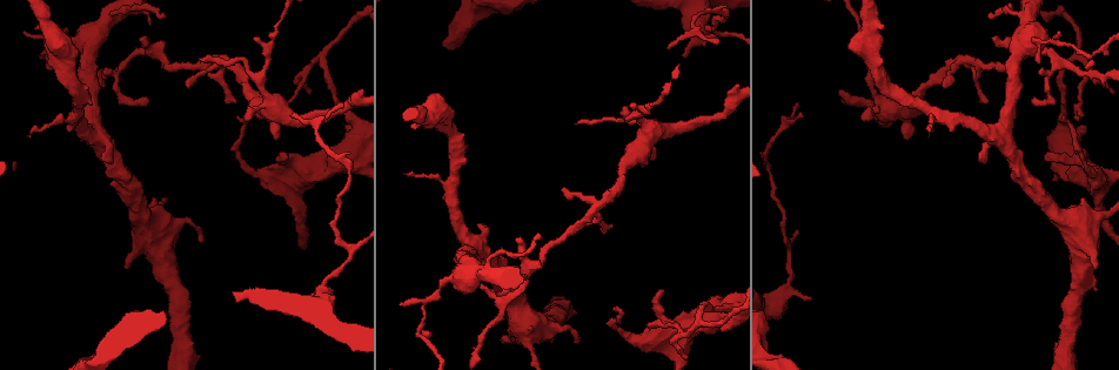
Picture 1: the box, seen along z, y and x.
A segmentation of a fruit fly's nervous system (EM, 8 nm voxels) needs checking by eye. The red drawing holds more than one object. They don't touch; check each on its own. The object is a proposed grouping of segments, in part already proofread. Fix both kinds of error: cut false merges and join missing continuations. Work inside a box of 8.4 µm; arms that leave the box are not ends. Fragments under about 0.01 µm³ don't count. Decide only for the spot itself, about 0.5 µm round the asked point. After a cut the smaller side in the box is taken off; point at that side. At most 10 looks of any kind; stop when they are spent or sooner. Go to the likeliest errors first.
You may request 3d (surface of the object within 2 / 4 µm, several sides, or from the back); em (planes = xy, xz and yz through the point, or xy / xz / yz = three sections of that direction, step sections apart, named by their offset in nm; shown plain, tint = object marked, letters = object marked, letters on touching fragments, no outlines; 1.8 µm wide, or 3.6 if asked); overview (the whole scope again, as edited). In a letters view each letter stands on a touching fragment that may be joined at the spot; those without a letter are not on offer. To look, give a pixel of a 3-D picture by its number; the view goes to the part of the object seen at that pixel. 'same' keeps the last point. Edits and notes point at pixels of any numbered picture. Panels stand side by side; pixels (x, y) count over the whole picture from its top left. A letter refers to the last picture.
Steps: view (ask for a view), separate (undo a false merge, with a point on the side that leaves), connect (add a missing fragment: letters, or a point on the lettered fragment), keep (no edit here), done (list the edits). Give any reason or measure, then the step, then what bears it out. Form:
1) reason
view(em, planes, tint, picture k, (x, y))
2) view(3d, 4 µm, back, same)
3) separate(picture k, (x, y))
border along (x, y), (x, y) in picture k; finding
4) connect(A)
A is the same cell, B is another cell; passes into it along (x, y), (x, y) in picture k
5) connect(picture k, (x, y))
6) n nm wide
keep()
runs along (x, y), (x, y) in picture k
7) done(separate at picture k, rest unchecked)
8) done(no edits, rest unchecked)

branch stops here
view(3d, 4 µm, picture 1, (658, 289))

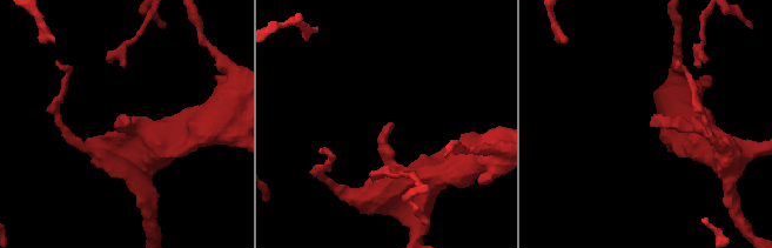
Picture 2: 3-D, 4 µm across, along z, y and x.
view(em, xy, step 16, letters, picture 2, (650, 123))

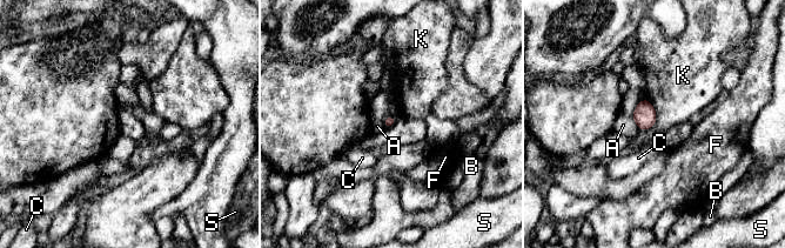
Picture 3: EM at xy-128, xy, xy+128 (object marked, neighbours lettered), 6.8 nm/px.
keep()
A, B, C, F, K and S are other cells; border along (631, 116), (641, 129) in picture 3; none of them fits

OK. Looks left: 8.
arms part here
view(3d, 2 µm, picture 1, (591, 210))

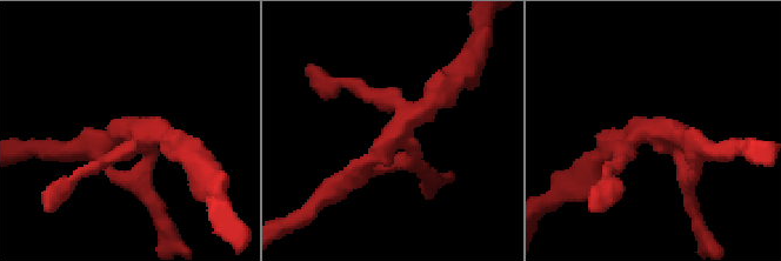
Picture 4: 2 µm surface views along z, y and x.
shape alone is not enough
view(em, planes, plain, picture 4, (658, 136))

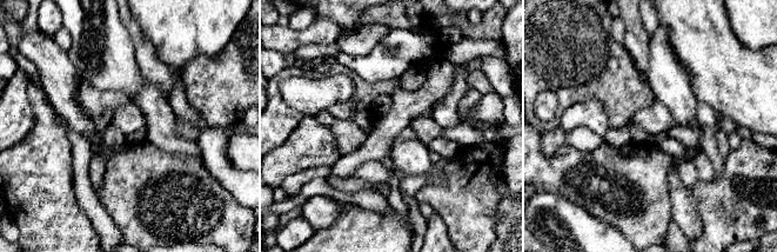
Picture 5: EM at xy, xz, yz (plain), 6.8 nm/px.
see the neighbours
view(em, planes, letters, same)

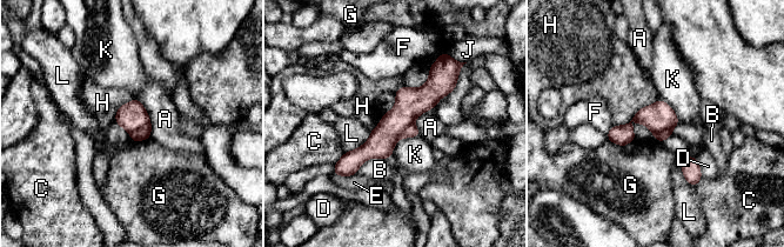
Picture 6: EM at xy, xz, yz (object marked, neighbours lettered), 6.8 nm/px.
keep()
A, B, C, D, E, F, G, H, J, K and L are other cells; one cell here

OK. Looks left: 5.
view(3d, 4 µm, picture 1, (518, 239))

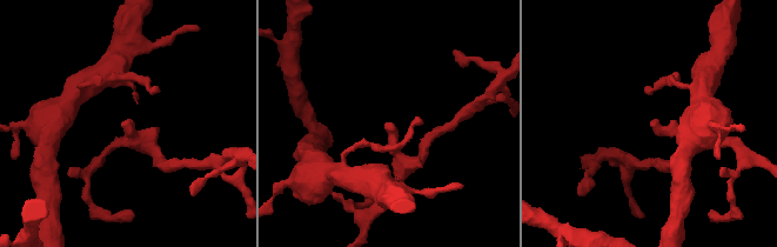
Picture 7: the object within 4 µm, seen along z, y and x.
view(em, xy, step 4, letters, picture 7, (650, 122))

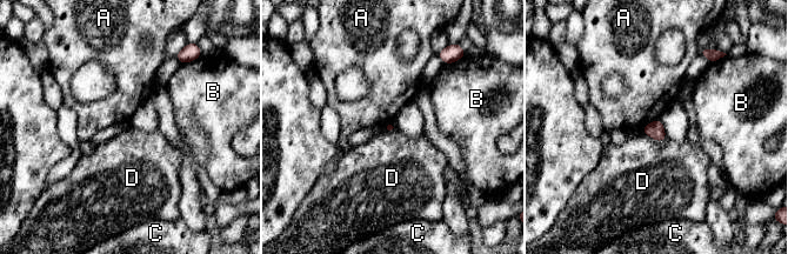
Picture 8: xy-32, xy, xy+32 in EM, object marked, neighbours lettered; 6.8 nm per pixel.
view(em, planes, letters, same)

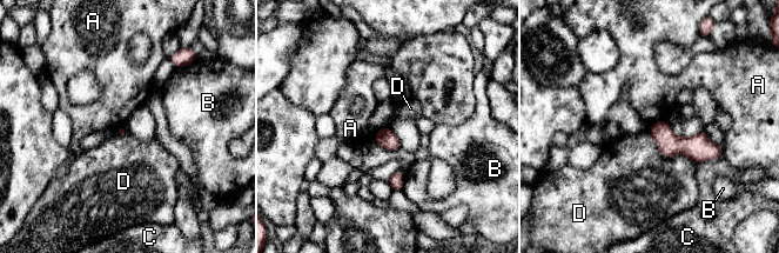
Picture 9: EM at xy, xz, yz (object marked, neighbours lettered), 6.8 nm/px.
keep()
A, B, C and D are other cells; runs along (652, 130), (671, 145), (717, 154) in picture 9; no lettered fragment goes on from it

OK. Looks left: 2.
free end
view(em, 3.6 µm, xz, step 16, tint, picture 1, (907, 139))

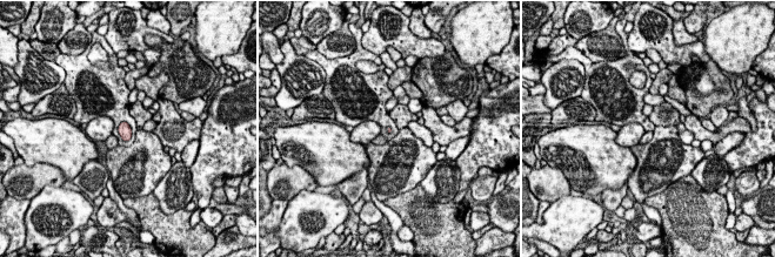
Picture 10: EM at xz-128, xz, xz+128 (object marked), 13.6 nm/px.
view(em, 3.6 µm, xz, step 16, letters, same)

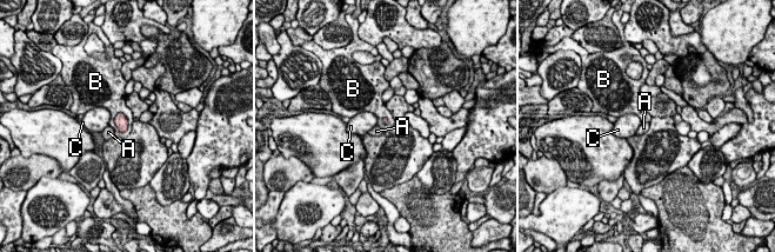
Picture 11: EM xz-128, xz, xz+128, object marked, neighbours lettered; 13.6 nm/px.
keep()
A, B and C are other cells; border along (118, 112), (125, 115), (127, 131) in picture 11; none of them fits

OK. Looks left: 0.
done(no edits, rest unchecked)

